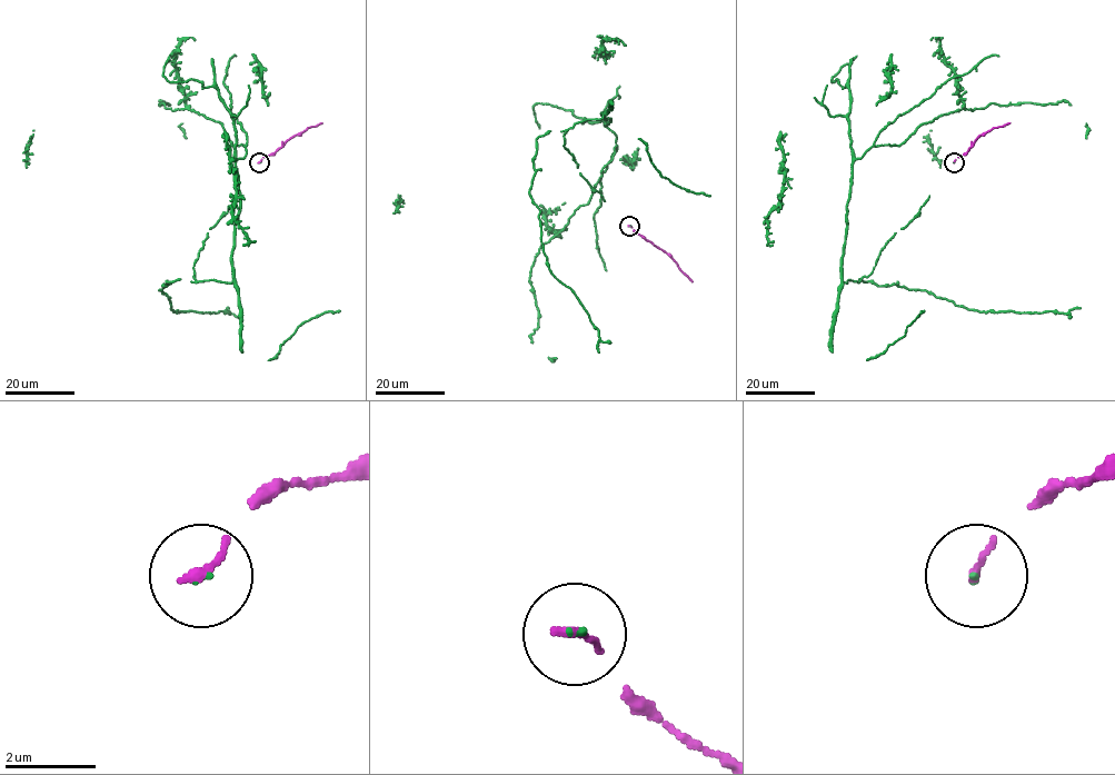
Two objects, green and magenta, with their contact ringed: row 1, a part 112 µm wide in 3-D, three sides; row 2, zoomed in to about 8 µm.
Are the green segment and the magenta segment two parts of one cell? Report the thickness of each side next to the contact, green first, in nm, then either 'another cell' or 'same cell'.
calibres 60 and 190 nm; same cell

